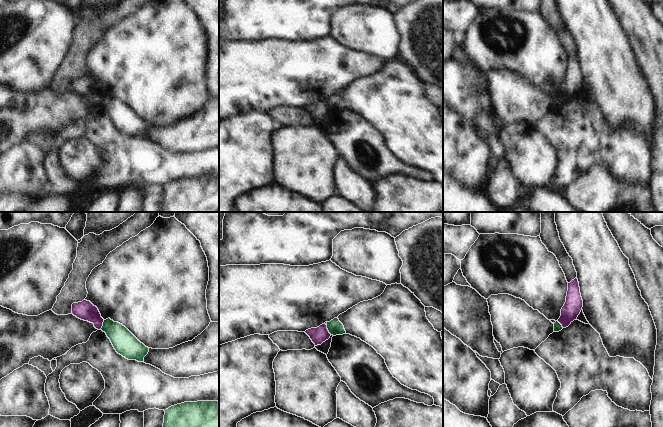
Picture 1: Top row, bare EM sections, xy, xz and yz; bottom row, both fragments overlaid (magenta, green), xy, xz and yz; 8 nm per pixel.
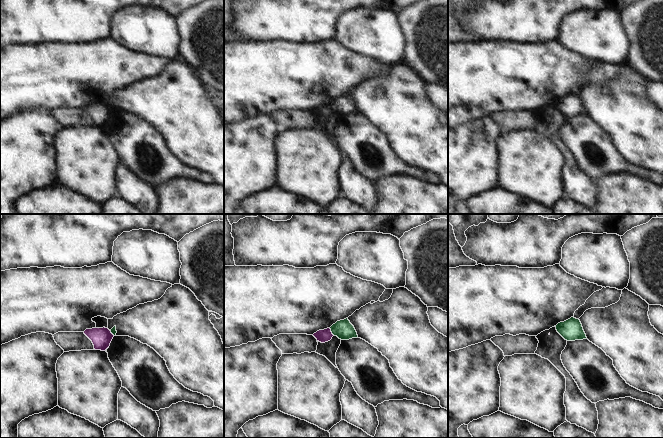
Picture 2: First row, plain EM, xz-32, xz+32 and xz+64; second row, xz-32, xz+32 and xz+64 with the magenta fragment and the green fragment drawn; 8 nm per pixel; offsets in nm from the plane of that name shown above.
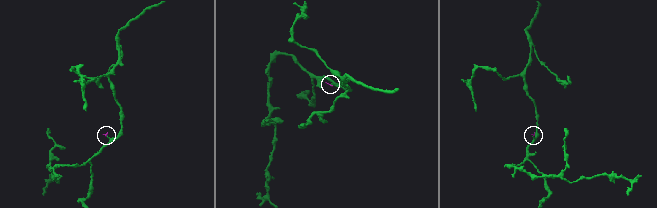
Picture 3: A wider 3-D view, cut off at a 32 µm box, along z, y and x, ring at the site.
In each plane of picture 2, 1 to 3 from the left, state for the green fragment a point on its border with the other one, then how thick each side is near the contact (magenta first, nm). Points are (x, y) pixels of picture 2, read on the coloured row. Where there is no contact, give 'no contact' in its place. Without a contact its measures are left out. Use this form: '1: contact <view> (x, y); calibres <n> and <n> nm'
1: contact xz-32 (111, 333); calibres 160 and 50 nm
2: contact xz+32 (331, 332); calibres 100 and 160 nm
3: no contact

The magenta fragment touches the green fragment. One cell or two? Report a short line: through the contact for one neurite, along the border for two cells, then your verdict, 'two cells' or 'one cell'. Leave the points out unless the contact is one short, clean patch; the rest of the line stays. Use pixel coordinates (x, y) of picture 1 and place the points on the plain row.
line xz (325, 100), (331, 110); two cells

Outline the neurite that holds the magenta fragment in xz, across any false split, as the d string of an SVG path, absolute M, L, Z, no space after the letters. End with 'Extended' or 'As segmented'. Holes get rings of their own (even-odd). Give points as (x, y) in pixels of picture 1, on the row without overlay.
M322 100L317 104L308 105L305 107L305 109L310 113L315 122L321 121L331 112L326 100Z. As segmented

